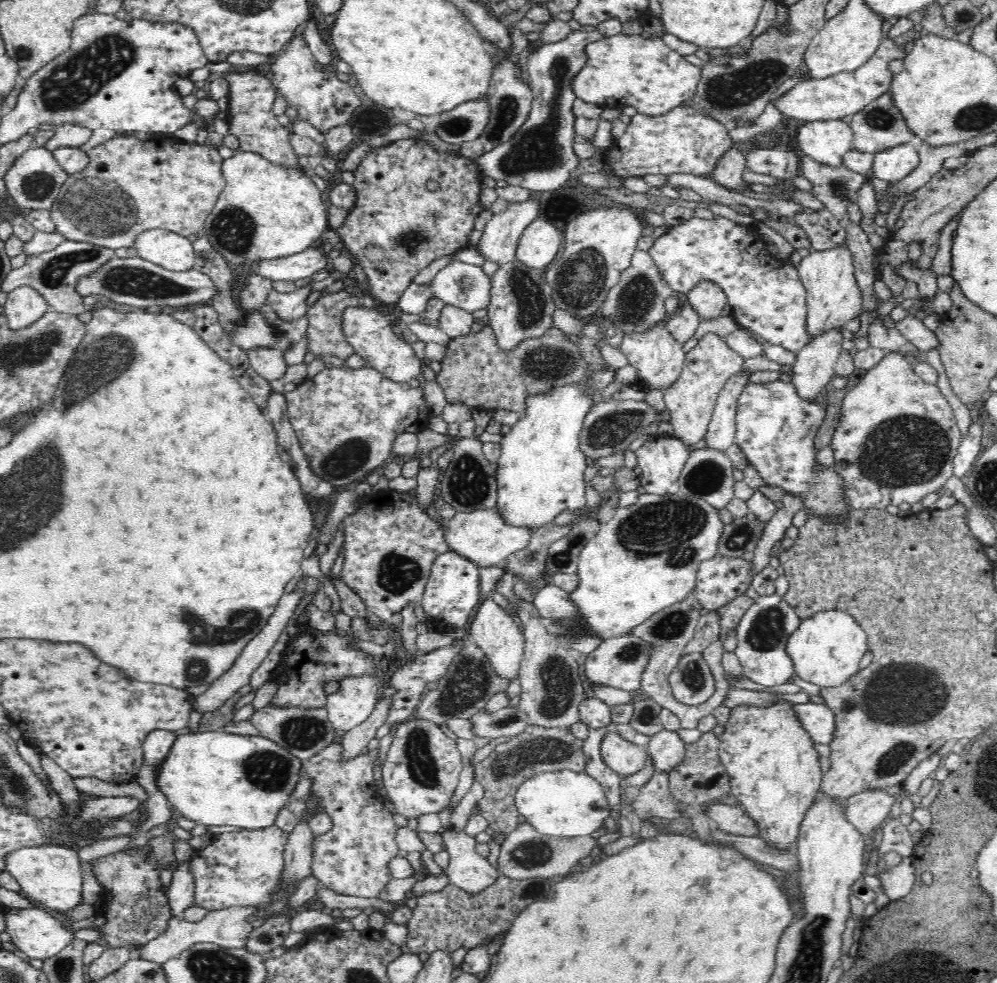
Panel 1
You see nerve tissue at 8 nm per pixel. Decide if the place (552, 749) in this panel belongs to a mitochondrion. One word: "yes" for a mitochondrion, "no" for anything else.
yes

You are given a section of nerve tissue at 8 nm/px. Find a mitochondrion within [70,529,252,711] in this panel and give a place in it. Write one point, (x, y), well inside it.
(194, 668)

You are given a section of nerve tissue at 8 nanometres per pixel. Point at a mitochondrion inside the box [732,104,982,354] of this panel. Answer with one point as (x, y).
(880, 118)

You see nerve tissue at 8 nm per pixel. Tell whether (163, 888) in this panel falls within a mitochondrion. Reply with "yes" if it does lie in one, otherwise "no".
no

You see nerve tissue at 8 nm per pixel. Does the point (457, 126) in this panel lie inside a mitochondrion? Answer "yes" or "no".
yes

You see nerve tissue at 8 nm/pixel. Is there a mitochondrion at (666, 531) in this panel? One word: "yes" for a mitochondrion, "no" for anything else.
yes

